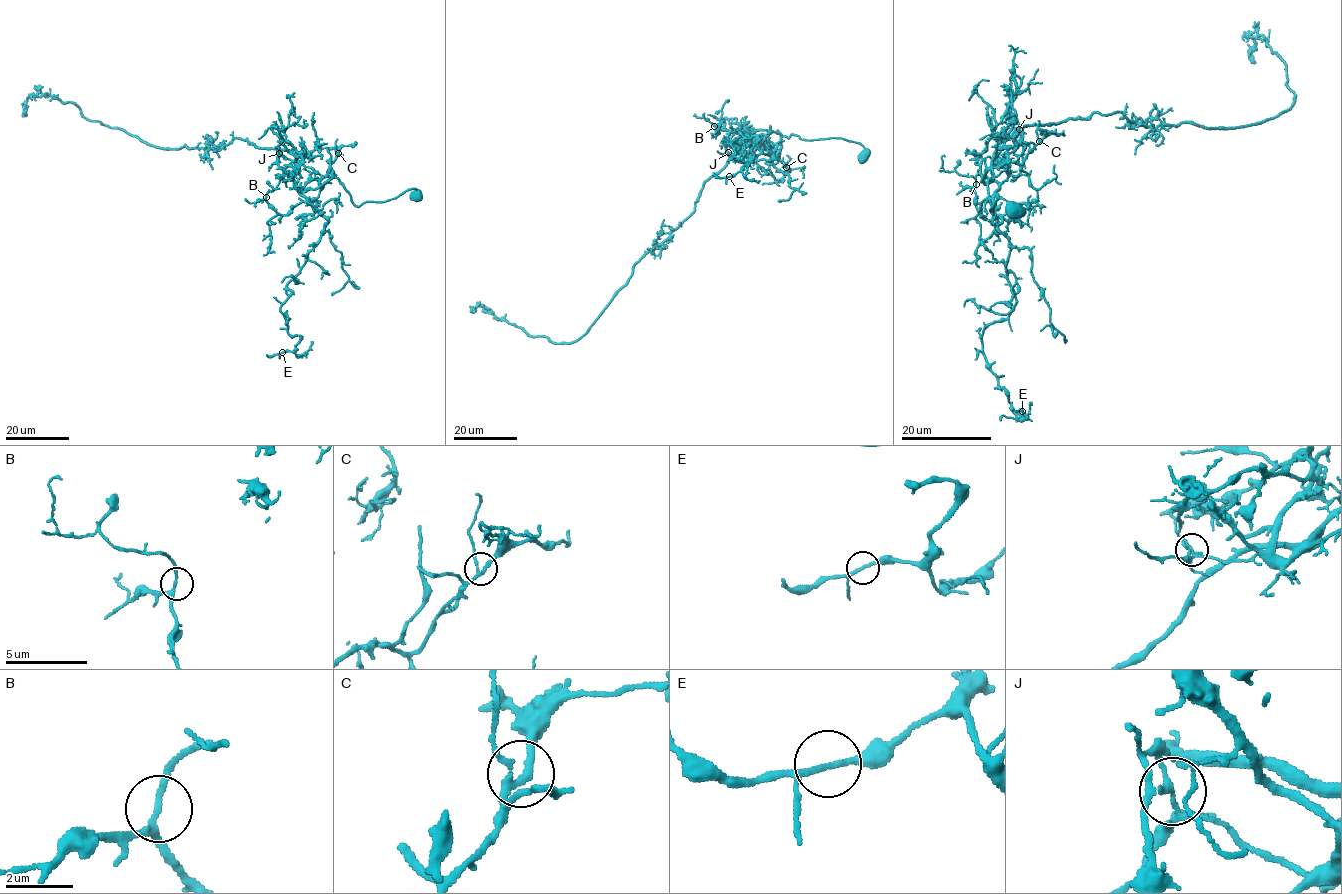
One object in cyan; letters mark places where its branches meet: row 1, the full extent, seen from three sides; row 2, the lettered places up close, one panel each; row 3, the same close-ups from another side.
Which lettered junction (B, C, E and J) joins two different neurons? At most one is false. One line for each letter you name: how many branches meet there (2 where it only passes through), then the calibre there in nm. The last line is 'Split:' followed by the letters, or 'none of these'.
J: branches 3; calibre 120 nm
Split: J

